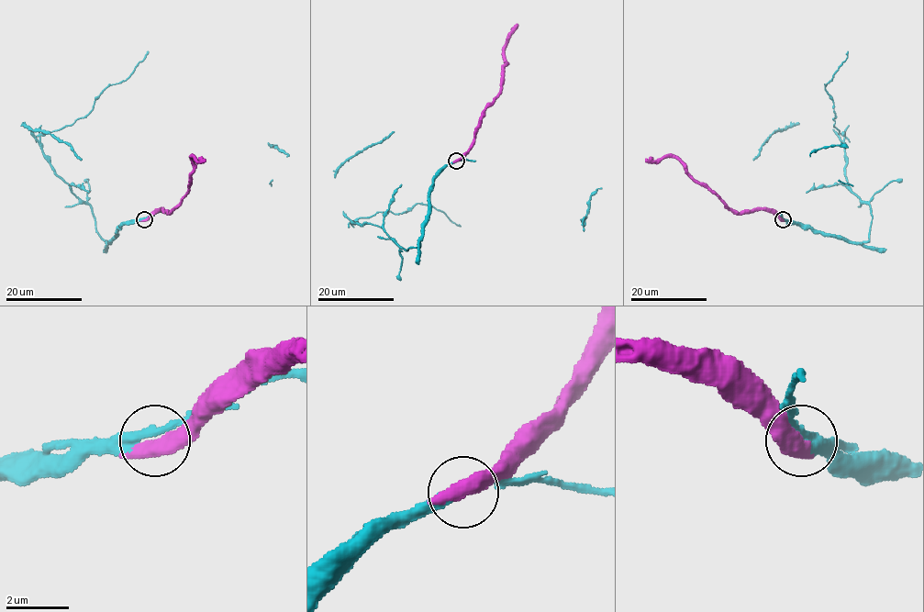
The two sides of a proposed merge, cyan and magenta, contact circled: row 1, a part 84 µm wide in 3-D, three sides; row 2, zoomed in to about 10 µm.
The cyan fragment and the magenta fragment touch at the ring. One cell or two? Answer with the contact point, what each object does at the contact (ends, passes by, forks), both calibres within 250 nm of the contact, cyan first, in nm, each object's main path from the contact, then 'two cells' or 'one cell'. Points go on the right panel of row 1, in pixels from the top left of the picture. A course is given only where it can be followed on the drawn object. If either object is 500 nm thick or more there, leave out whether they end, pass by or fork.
(783, 219) | cyan passes by | magenta passes by | 280/440 nm | cyan via (783, 218), (869, 239), (871, 207), (847, 182), (843, 135), (824, 87), (847, 50) | magenta via (783, 219), (769, 210), (733, 212), (695, 181), (674, 158), (645, 160) | one cell

